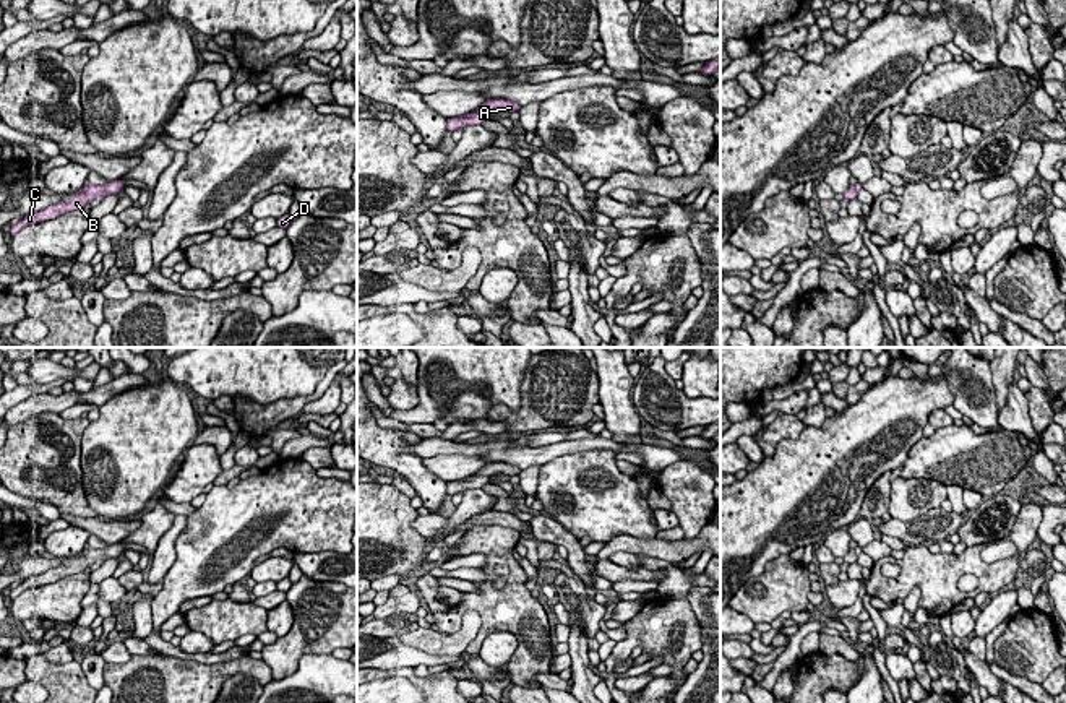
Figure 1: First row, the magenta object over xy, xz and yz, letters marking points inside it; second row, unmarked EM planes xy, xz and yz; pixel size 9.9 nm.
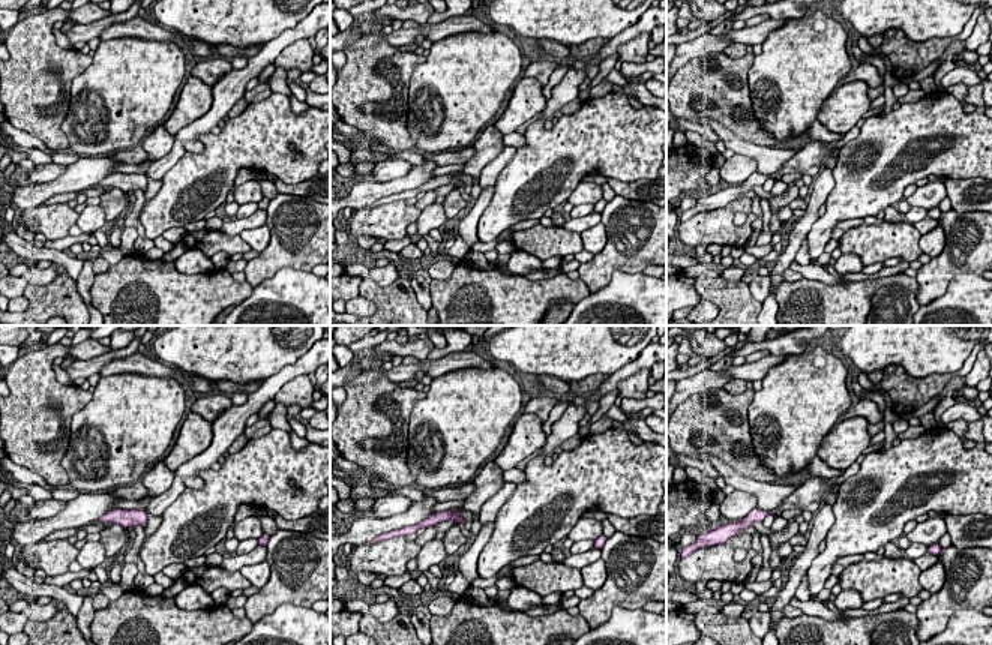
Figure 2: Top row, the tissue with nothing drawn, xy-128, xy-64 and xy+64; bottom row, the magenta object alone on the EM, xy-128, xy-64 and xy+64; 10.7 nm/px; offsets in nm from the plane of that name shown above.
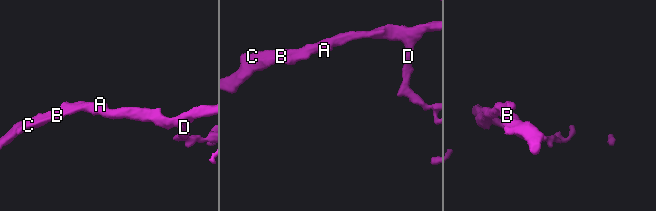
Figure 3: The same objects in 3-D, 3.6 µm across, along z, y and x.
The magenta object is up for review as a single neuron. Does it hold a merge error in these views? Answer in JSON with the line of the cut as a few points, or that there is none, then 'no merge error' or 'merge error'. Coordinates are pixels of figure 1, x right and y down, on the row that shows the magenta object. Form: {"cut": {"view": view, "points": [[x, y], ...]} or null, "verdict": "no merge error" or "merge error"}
{"cut": null, "verdict": "no merge error"}

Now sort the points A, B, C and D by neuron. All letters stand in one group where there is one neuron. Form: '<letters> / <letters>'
A B C D

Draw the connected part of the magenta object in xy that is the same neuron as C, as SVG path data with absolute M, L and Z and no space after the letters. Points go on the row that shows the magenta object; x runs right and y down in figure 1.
M110 180L105 185L92 185L86 182L83 188L71 198L63 200L60 203L50 205L41 211L34 211L26 218L21 218L18 222L11 224L11 235L18 234L23 227L29 224L44 222L49 219L55 219L65 213L83 209L86 205L91 205L96 198L105 198L109 195L118 195L123 188L122 180Z

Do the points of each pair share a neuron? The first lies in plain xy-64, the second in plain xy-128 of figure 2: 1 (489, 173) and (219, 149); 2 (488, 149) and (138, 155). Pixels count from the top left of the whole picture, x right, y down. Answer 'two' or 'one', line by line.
1: two
2: two

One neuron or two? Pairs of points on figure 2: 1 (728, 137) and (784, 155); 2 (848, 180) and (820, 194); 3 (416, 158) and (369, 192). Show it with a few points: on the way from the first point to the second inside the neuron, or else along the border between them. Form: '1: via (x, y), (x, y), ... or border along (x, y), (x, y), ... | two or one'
1: via (742, 147), (761, 155), (770, 155) | one
2: border along (833, 171), (833, 189), (824, 203) | two
3: border along (425, 161), (413, 165) | two

